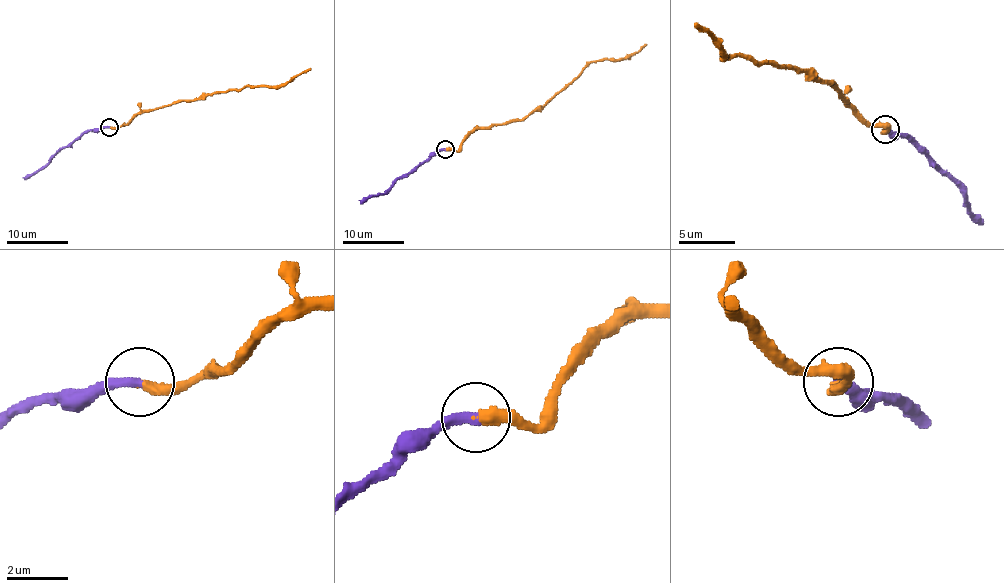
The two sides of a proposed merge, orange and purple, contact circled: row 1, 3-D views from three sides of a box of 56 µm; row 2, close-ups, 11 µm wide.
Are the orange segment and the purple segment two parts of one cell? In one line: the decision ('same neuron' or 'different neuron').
different neuron

